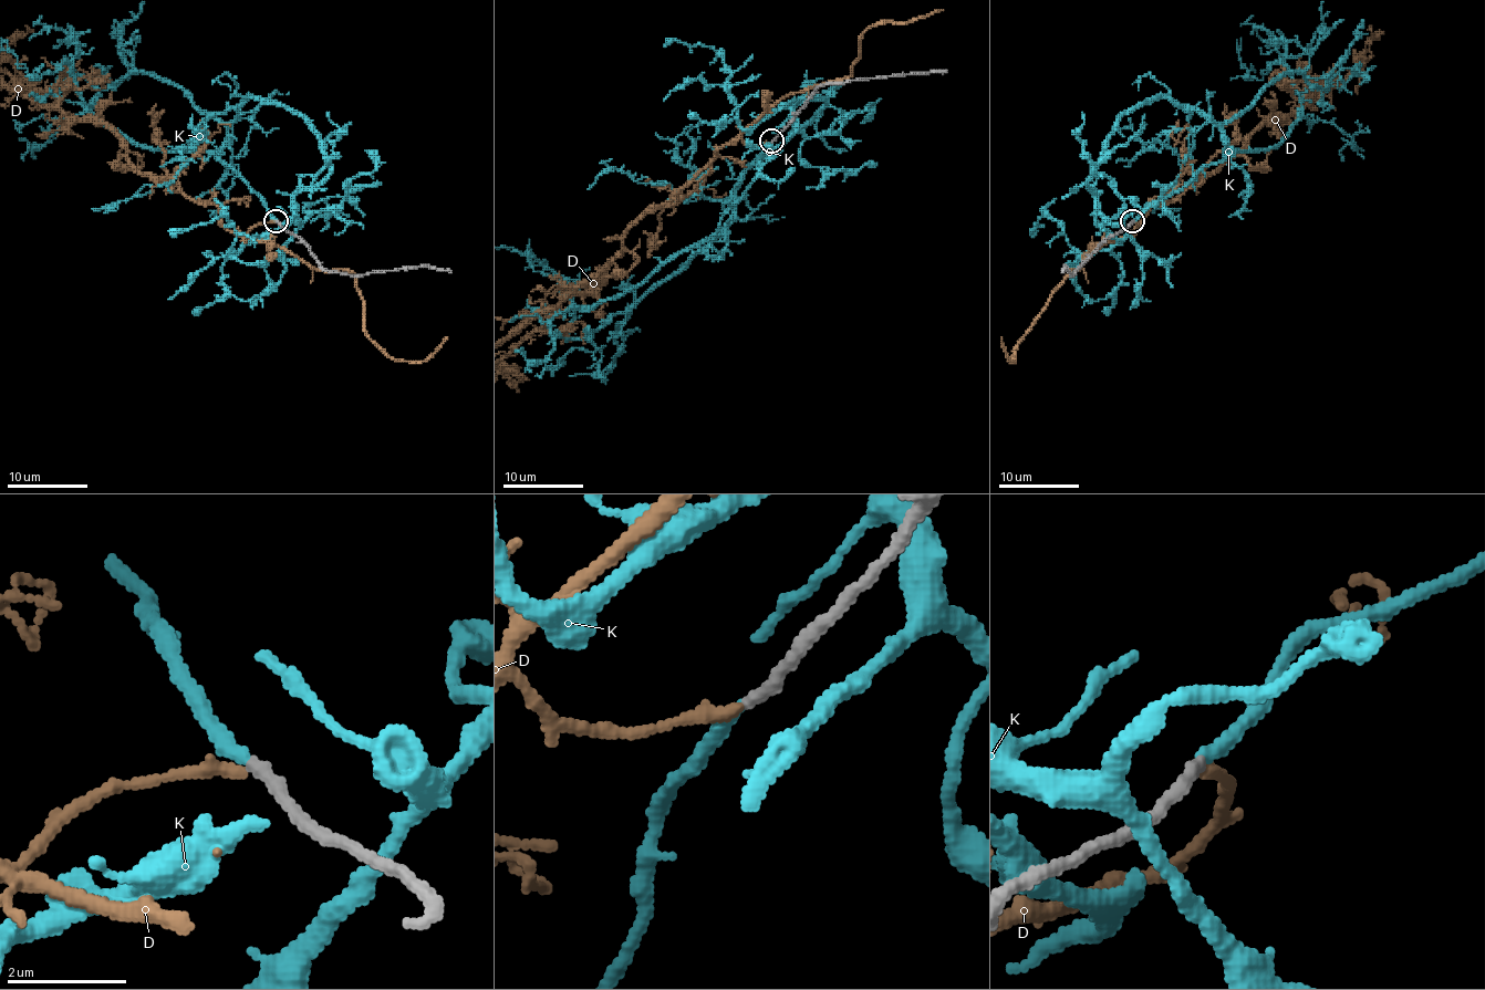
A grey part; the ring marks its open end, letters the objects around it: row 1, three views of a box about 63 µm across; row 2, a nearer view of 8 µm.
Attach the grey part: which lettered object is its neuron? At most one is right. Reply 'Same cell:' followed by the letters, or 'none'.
Same cell: K

